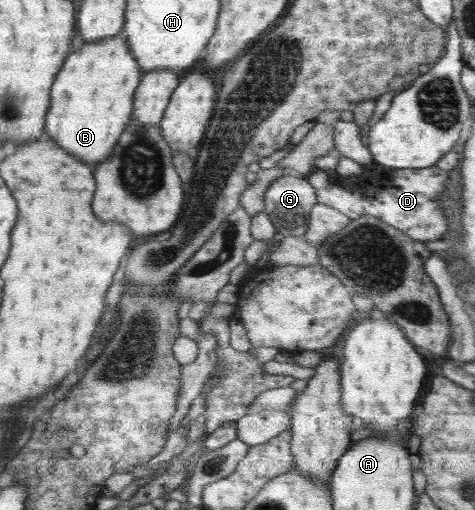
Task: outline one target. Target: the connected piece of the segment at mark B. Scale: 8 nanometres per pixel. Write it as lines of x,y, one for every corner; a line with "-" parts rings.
121,34
84,43
81,49
67,55
53,80
45,136
83,163
101,163
132,119
134,95
142,75

